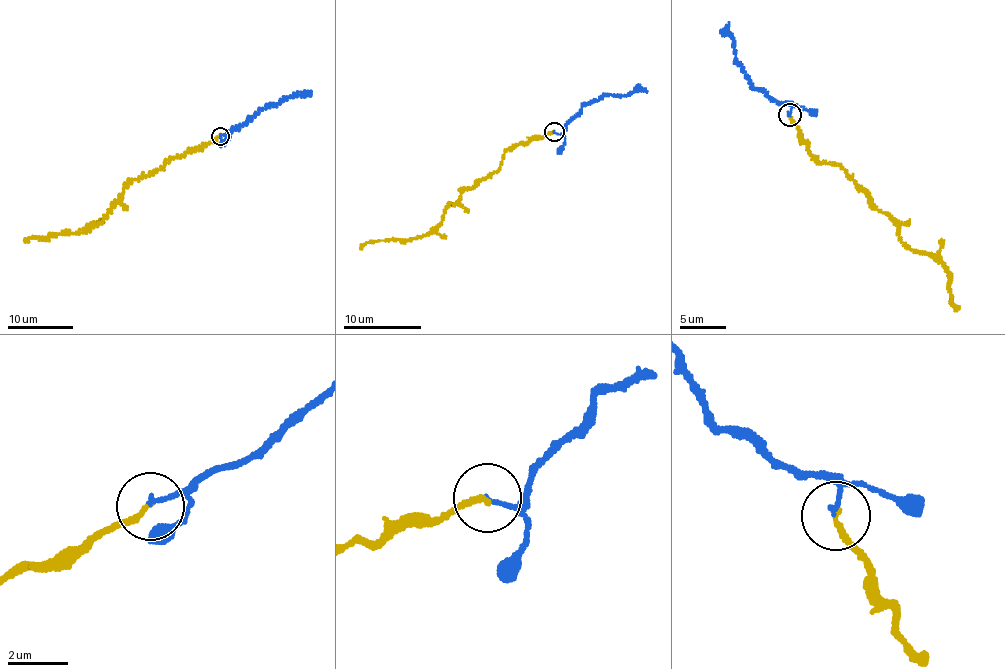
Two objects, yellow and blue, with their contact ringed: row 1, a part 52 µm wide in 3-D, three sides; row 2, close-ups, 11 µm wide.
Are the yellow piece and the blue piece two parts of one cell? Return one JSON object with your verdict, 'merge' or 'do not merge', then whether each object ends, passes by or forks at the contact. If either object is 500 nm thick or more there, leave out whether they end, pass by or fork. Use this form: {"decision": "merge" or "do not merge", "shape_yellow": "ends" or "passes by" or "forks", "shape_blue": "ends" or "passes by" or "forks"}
{"decision": "merge", "shape_yellow": "ends", "shape_blue": "ends"}

